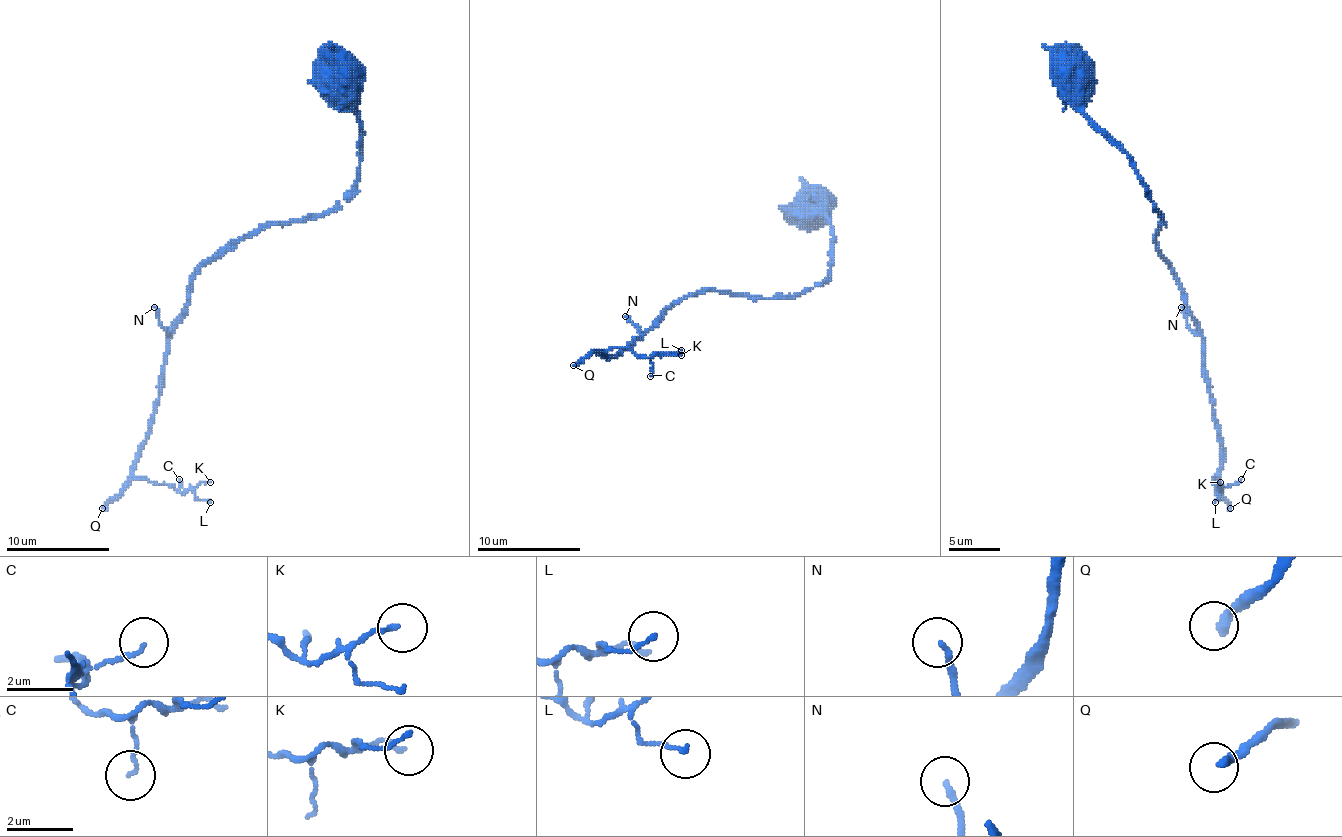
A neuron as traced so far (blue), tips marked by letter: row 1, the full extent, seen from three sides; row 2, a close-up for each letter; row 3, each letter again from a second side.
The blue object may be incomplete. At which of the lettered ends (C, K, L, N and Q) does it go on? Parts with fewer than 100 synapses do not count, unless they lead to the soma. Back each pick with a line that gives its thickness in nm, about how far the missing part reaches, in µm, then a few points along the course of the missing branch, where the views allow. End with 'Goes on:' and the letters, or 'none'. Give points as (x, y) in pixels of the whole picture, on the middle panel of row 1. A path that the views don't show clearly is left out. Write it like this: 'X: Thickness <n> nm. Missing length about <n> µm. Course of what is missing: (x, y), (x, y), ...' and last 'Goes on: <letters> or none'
Q: Thickness 300 nm. Missing length about 150 µm
Goes on: Q

